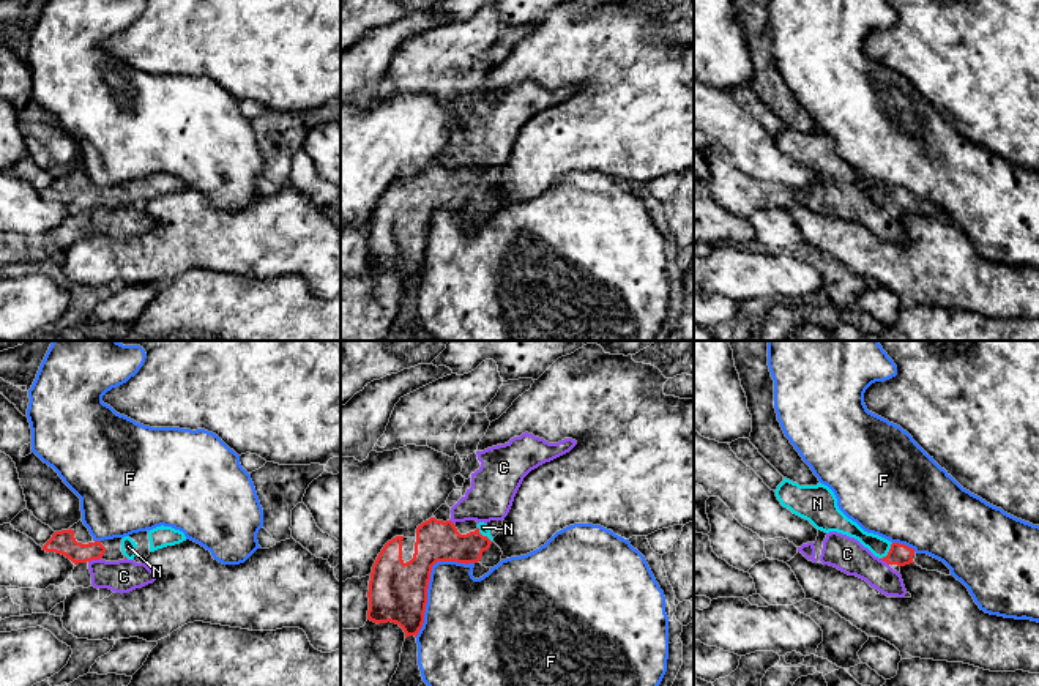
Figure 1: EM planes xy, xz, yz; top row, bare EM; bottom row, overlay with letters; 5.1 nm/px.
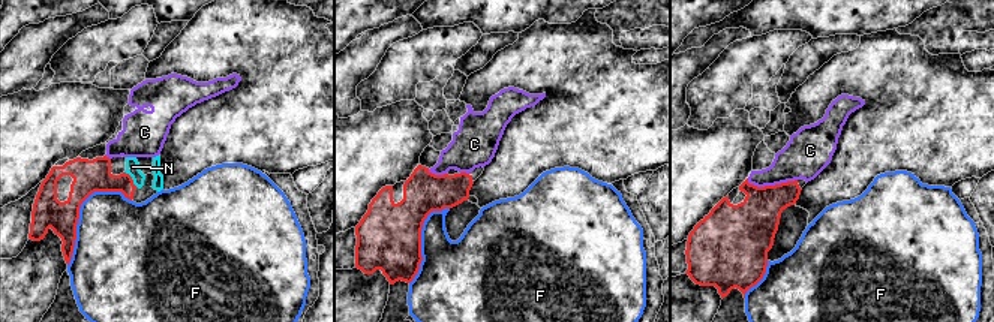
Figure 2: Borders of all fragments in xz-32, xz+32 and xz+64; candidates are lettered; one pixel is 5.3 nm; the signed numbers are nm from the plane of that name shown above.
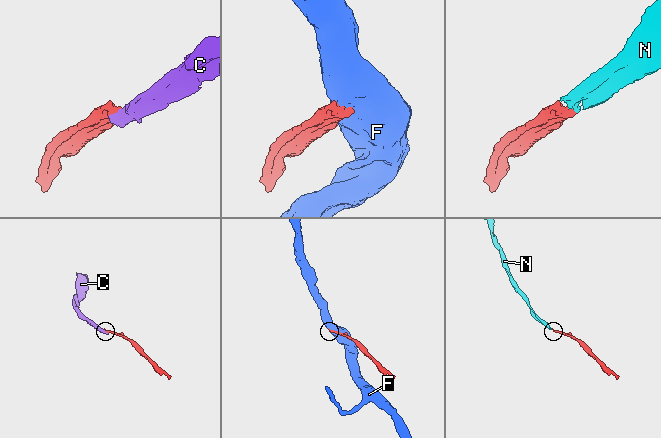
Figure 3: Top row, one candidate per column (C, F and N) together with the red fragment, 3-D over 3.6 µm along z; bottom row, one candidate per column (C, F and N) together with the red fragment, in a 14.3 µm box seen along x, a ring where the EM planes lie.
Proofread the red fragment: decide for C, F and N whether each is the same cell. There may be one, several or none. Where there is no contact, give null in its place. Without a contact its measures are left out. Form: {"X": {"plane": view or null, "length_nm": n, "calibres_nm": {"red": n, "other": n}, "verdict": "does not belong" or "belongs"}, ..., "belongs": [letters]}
{"C": {"plane": "xy", "length_nm": 80, "calibres_nm": {"red": 120, "other": 170}, "verdict": "does not belong"}, "F": {"plane": "xz", "length_nm": 480, "calibres_nm": {"red": 300, "other": 380}, "verdict": "does not belong"}, "N": {"plane": "yz", "length_nm": 110, "calibres_nm": {"red": 110, "other": 100}, "verdict": "belongs"}, "belongs": ["N"]}

